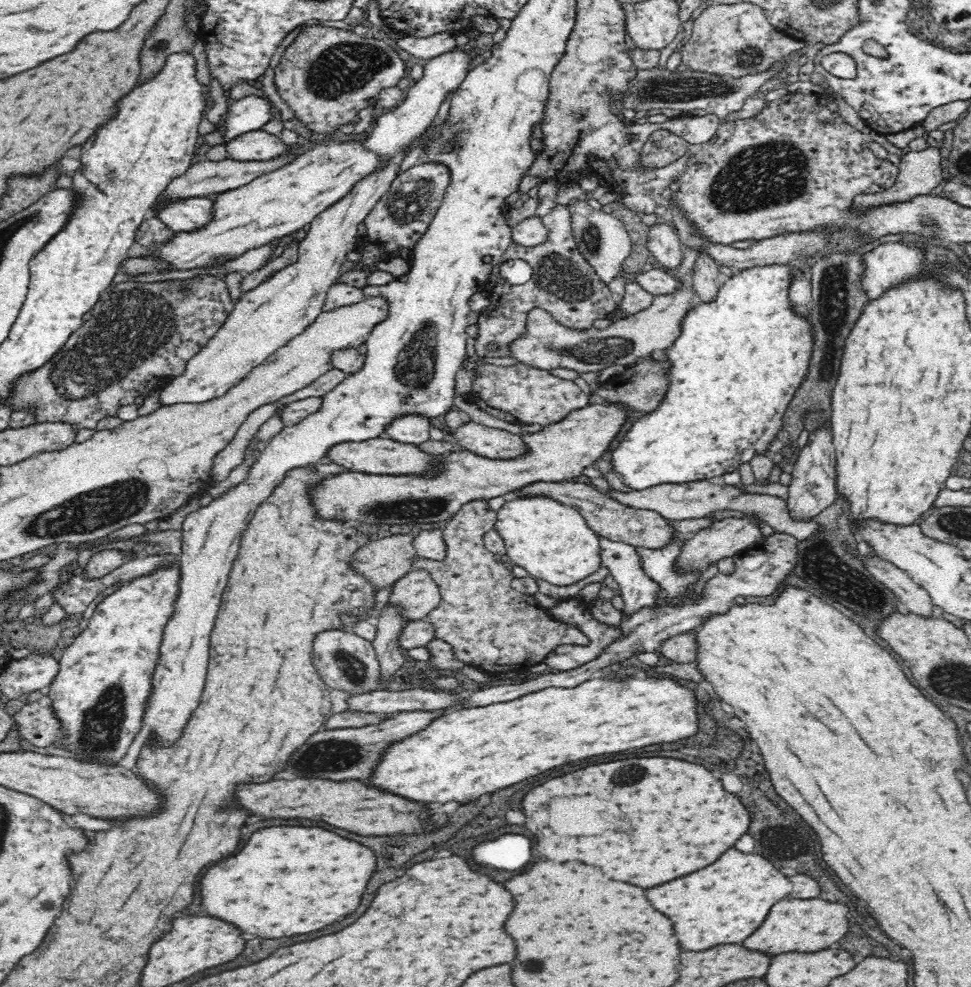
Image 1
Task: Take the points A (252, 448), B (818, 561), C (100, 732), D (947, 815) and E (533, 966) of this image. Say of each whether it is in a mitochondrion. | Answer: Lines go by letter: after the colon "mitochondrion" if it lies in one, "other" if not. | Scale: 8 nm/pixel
A: other
B: mitochondrion
C: mitochondrion
D: other
E: mitochondrion

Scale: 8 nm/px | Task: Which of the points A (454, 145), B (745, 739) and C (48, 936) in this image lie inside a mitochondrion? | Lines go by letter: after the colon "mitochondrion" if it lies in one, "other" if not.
A: mitochondrion
B: other
C: other

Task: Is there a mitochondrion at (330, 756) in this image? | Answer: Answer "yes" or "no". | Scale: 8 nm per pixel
yes

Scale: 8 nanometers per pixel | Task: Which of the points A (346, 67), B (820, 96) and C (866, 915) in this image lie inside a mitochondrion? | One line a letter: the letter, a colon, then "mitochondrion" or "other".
A: mitochondrion
B: other
C: other

